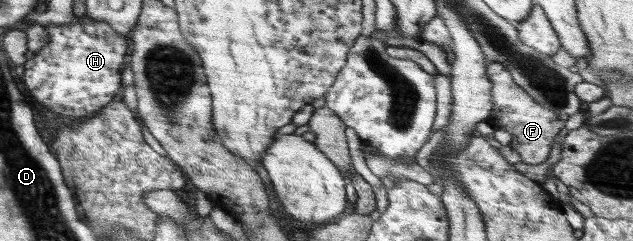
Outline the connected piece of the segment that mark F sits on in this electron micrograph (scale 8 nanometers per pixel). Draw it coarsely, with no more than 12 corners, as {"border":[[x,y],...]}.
{"border":[[500,63],[487,65],[486,119],[512,135],[522,162],[548,159],[565,127]]}

